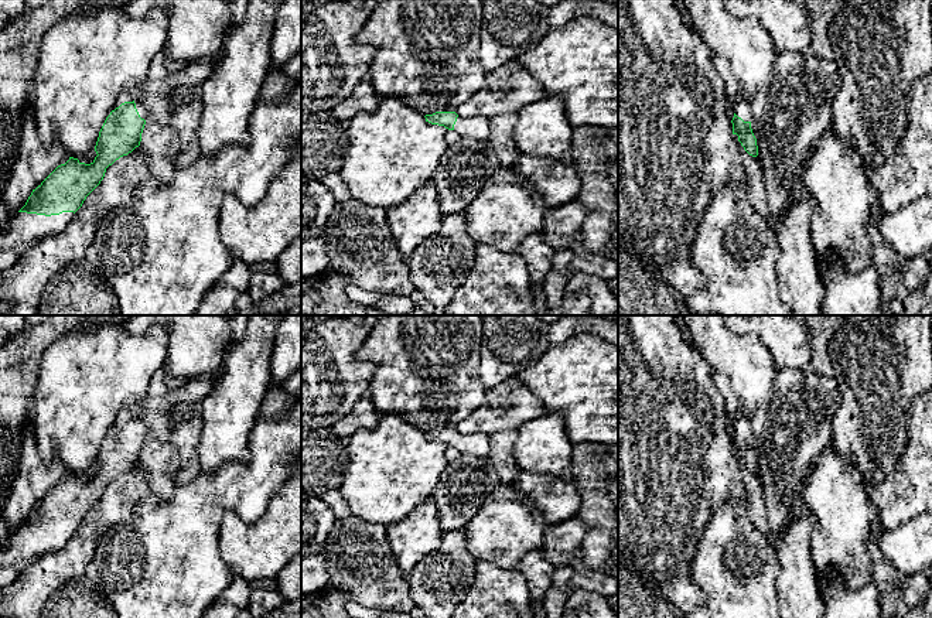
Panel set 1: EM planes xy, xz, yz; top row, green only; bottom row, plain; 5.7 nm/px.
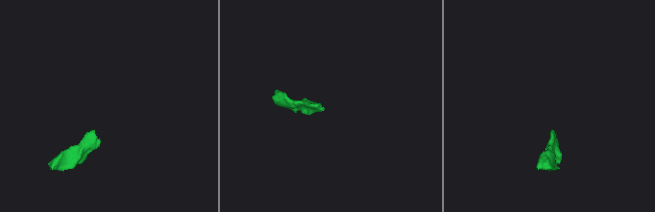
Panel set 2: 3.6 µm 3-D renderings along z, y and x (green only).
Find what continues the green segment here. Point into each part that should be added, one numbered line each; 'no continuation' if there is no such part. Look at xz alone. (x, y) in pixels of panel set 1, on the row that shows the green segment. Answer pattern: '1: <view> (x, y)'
1: xz (478, 127)

